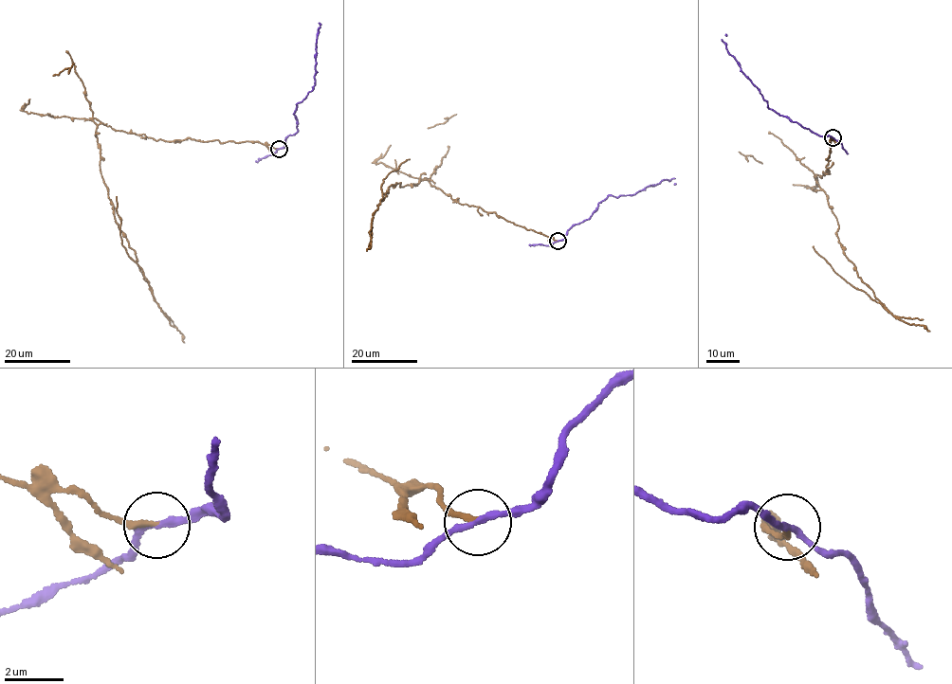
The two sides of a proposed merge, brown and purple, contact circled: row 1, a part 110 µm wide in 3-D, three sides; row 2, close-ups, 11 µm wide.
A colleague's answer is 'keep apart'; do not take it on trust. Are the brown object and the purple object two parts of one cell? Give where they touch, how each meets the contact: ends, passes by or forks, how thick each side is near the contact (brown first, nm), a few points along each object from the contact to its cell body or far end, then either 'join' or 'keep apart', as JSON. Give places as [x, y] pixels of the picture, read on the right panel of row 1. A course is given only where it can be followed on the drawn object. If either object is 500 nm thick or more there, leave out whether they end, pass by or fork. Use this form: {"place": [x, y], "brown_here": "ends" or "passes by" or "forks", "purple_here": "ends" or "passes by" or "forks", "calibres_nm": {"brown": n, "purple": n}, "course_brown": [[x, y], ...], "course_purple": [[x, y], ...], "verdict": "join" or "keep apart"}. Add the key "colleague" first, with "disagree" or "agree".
{"colleague": "agree", "place": [832, 137], "brown_here": "ends", "purple_here": "passes by", "calibres_nm": {"brown": 170, "purple": 200}, "course_brown": [[832, 137], [829, 172], [815, 174], [816, 183], [837, 220], [843, 253], [879, 301], [847, 282], [813, 246]], "course_purple": [[832, 137], [818, 135], [768, 107], [759, 89], [726, 49], [723, 40], [725, 34]], "verdict": "keep apart"}

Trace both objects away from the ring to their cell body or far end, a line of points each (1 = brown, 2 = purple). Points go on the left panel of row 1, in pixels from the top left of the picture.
1: (279, 148), (188, 137), (154, 140), (93, 119), (114, 217), (148, 284), (121, 244), (117, 196)
2: (279, 149), (286, 147), (287, 136), (296, 133), (296, 105), (306, 98), (315, 81), (319, 22)

